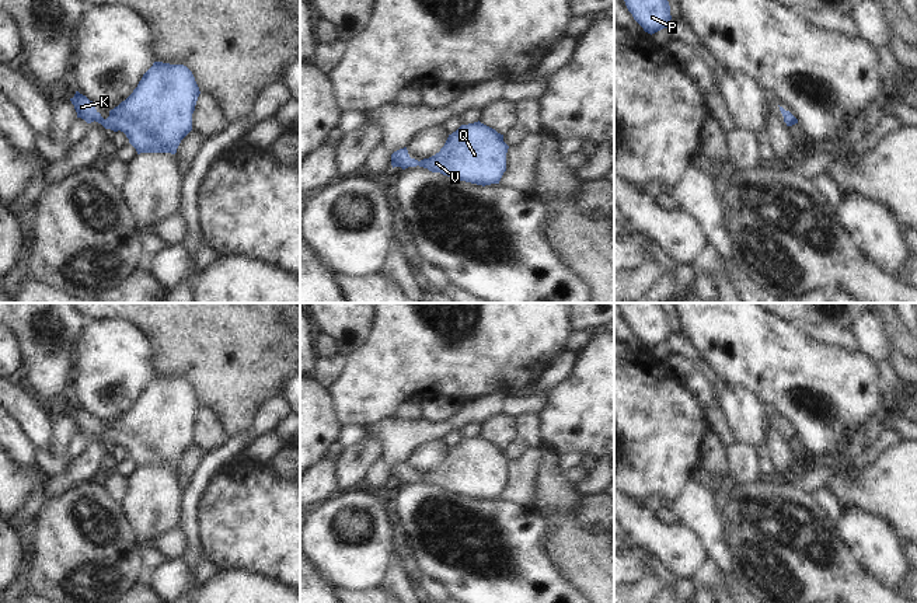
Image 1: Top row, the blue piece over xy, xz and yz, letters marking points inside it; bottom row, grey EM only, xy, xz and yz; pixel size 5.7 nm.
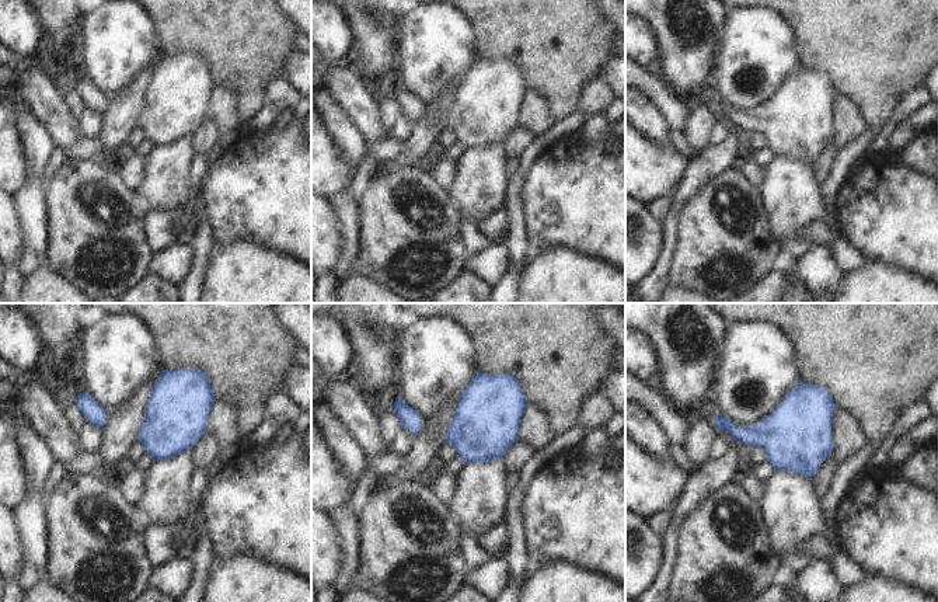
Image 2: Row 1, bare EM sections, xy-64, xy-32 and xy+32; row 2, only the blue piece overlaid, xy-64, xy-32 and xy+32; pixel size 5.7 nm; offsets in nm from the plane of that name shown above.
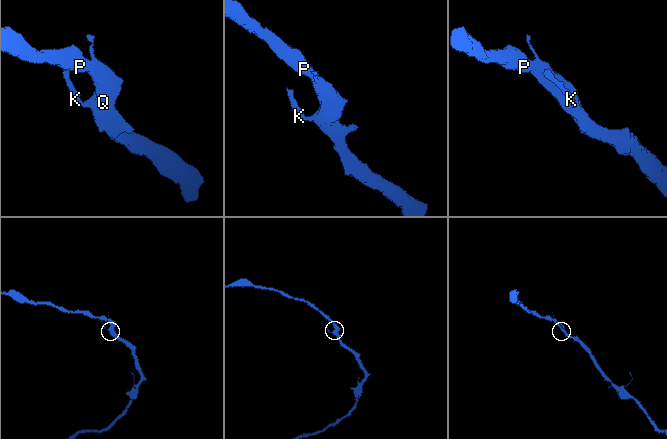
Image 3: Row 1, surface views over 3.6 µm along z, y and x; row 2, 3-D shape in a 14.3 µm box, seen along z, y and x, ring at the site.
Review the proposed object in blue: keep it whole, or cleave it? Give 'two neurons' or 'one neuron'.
one neuron

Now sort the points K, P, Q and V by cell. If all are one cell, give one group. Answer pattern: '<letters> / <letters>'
K P Q V

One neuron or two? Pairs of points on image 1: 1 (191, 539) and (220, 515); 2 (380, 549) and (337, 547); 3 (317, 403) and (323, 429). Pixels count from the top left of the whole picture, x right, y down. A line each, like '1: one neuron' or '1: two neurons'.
1: two neurons
2: one neuron
3: one neuron

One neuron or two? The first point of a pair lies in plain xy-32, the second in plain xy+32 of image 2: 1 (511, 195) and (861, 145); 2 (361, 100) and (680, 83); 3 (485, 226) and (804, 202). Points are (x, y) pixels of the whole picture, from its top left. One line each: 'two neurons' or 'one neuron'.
1: one neuron
2: two neurons
3: two neurons

